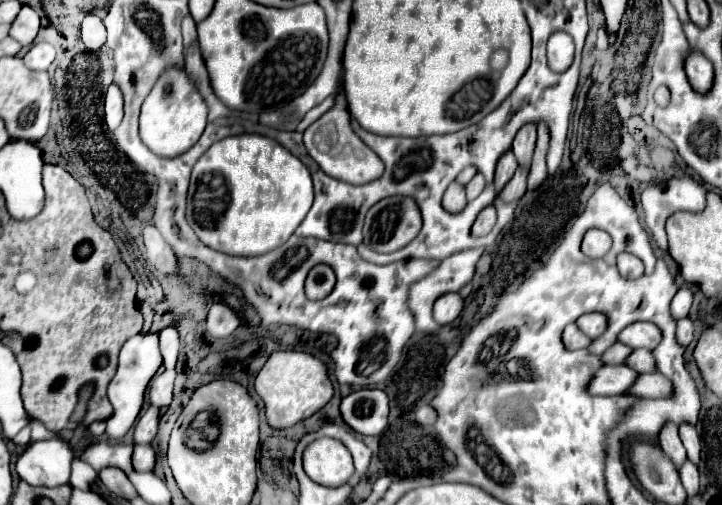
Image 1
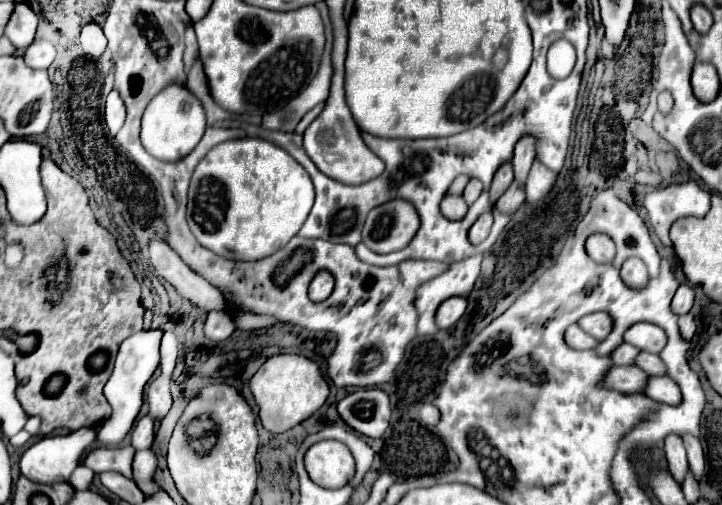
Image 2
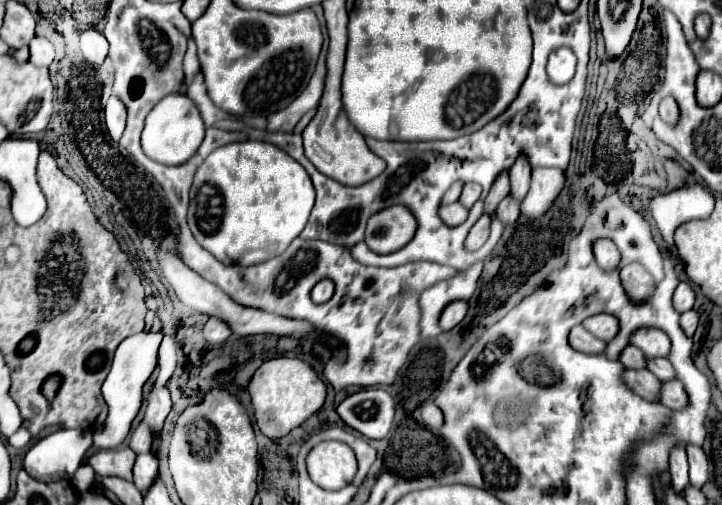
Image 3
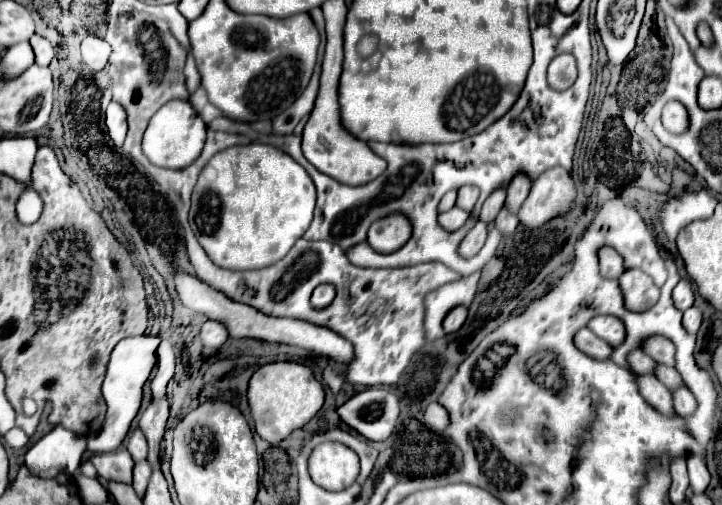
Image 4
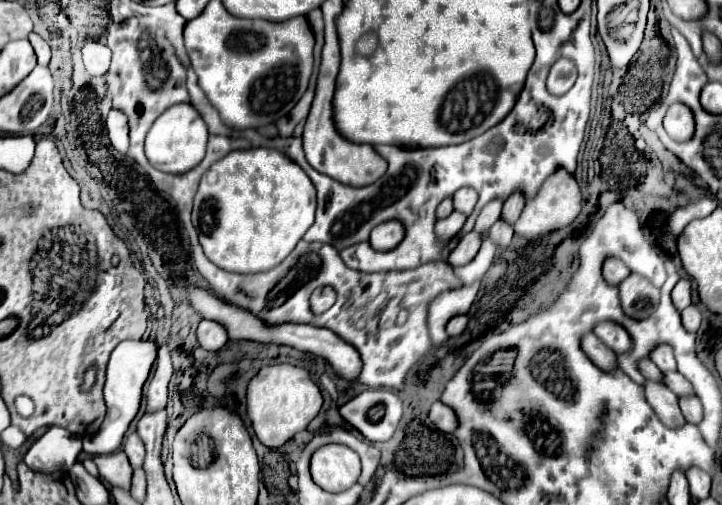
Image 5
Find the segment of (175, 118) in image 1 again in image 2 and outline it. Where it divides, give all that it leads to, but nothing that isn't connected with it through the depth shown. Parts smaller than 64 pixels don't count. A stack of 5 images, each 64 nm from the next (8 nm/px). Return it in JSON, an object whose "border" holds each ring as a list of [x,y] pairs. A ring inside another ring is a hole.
{"border":[[[170,84],[148,104],[142,116],[140,140],[150,156],[164,162],[174,162],[180,160],[182,156],[188,156],[194,150],[194,146],[198,146],[198,142],[204,136],[204,128],[206,128],[206,118],[198,98],[192,96],[184,86]]]}

